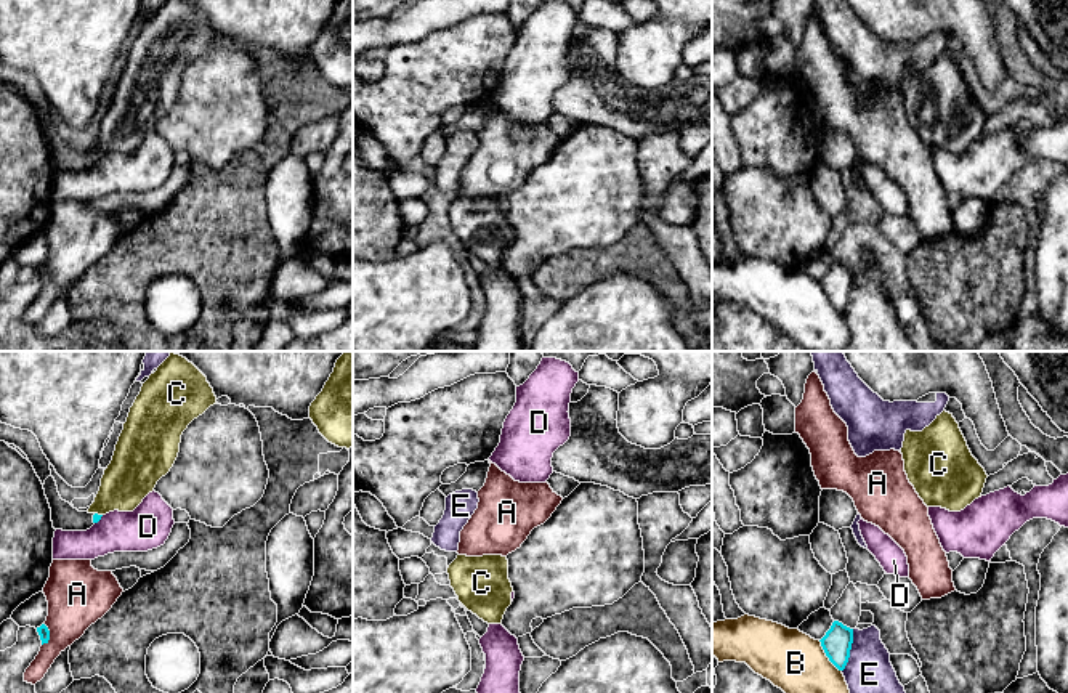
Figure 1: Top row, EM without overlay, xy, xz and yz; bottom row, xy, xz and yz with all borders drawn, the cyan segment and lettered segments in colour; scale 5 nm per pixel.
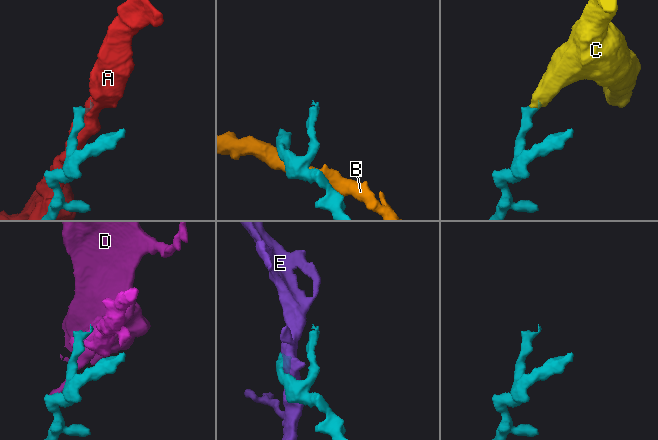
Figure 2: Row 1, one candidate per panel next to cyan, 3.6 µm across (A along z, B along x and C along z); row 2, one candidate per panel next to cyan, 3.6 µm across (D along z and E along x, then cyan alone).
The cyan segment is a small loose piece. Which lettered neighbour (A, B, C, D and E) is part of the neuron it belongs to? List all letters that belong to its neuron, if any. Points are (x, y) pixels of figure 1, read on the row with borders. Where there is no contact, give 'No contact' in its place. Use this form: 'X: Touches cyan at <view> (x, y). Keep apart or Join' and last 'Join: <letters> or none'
A: Touches cyan at xy (48, 636). Keep apart
B: Touches cyan at yz (826, 655). Keep apart
C: Touches cyan at xy (97, 514). Join
D: Touches cyan at xy (98, 520). Keep apart
E: Touches cyan at yz (850, 648). Keep apart
Join: C

